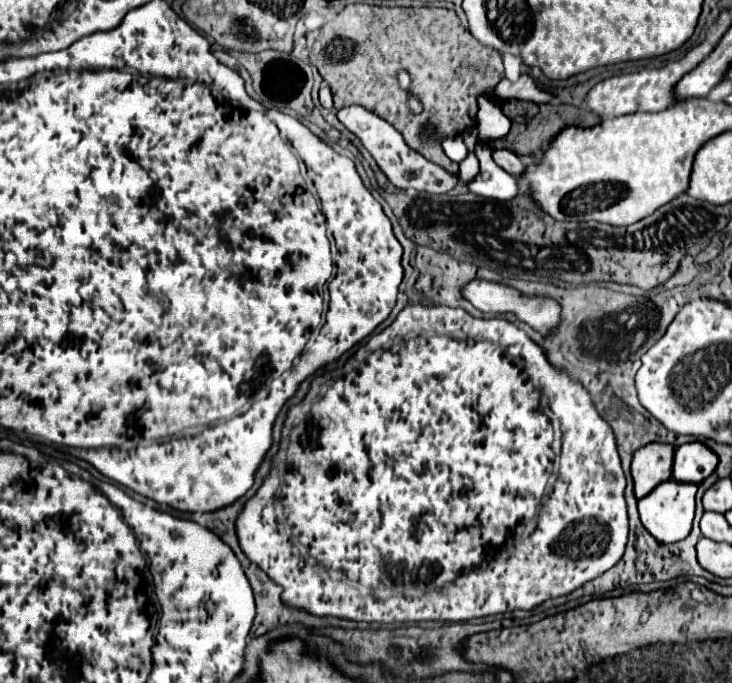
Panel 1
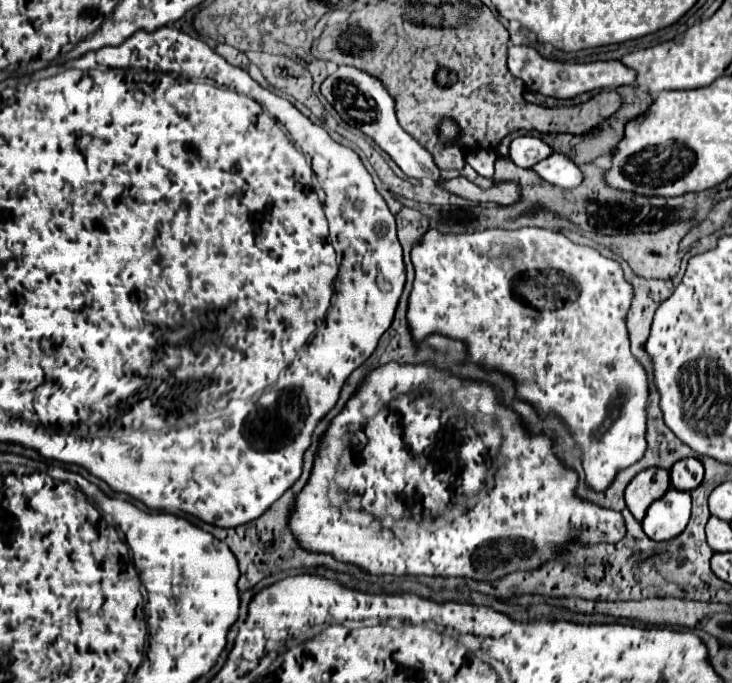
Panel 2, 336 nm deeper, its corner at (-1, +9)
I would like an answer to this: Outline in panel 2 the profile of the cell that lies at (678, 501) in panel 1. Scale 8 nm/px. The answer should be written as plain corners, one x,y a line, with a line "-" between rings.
670,488
664,498
656,500
642,520
644,532
656,542
672,540
686,528
690,520
690,494

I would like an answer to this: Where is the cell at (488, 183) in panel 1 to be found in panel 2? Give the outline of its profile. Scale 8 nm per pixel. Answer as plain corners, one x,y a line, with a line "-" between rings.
552,154
532,170
536,170
546,182
560,188
576,188
582,182
582,170
566,154

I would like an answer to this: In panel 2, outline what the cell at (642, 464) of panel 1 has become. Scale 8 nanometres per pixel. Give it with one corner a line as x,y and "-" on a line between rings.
648,468
632,478
626,488
626,506
632,516
640,522
648,510
648,506
660,500
670,486
670,474
662,468

